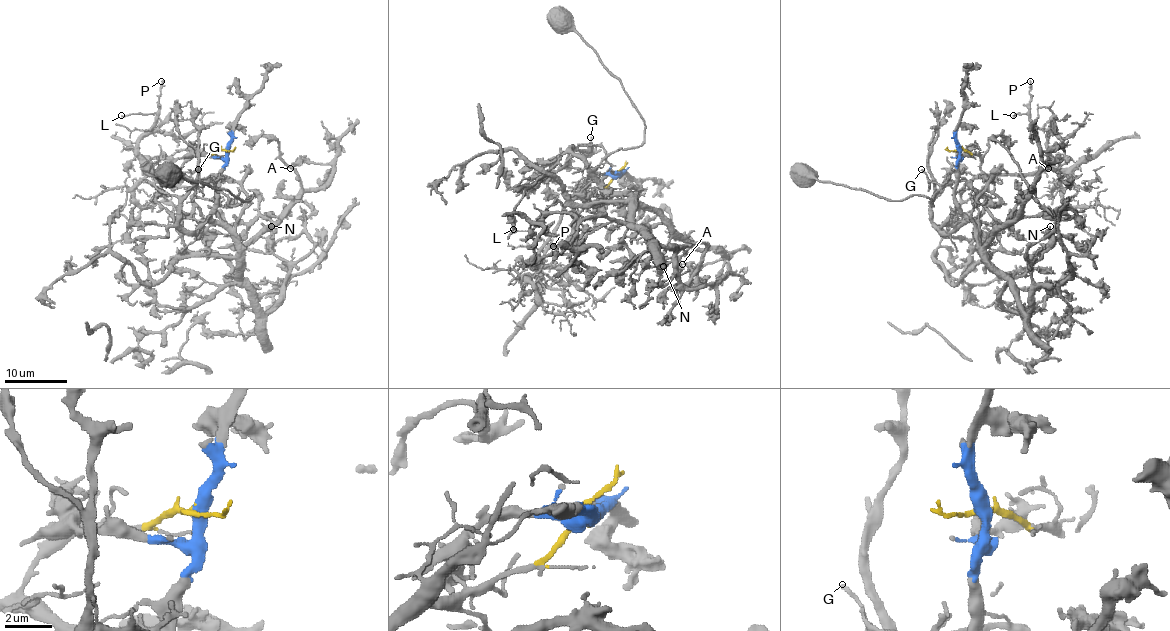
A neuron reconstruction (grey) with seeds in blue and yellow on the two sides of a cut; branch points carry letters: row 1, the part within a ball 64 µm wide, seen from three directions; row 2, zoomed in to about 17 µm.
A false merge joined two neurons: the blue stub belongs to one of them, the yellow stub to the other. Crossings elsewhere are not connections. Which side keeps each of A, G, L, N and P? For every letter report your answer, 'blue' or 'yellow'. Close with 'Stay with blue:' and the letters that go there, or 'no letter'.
A: blue
G: yellow
L: yellow
N: blue
P: yellow
Stay with blue: A, N

